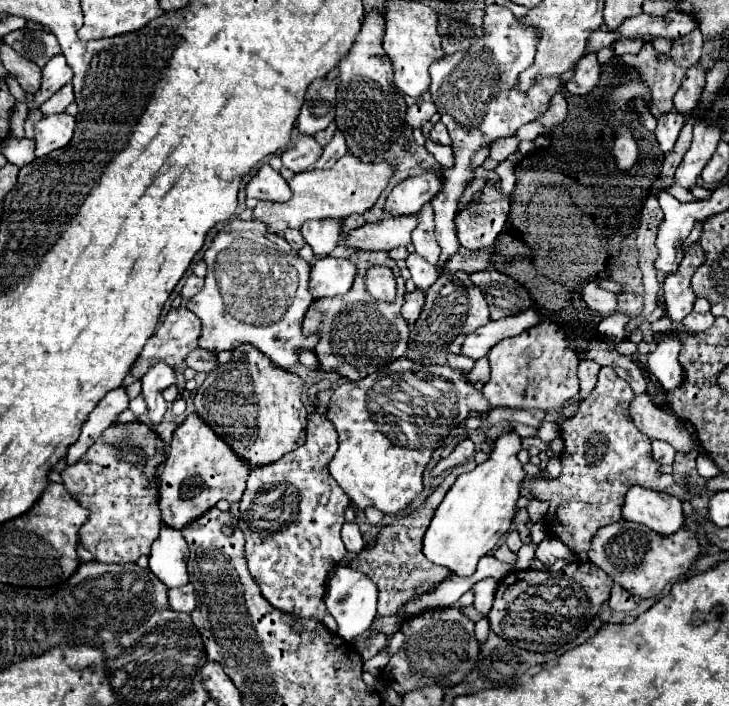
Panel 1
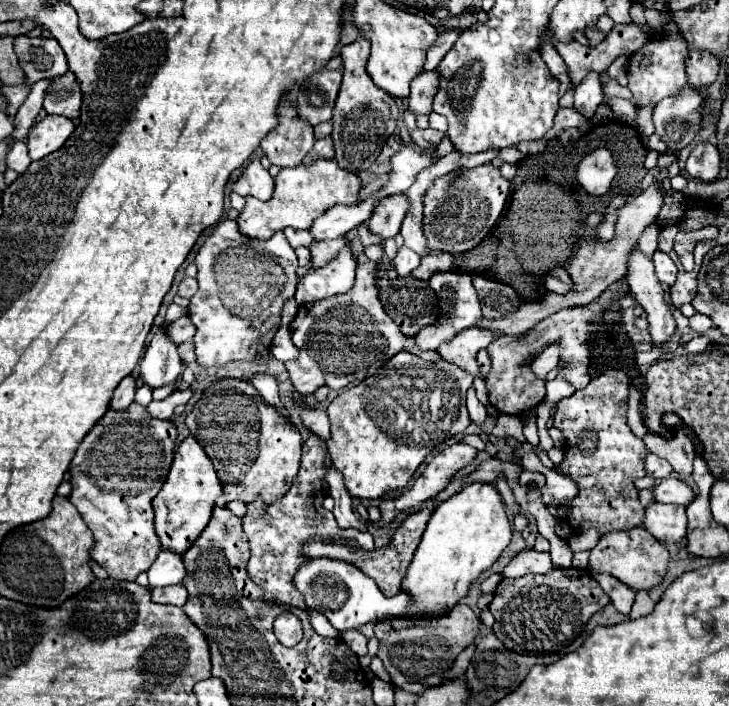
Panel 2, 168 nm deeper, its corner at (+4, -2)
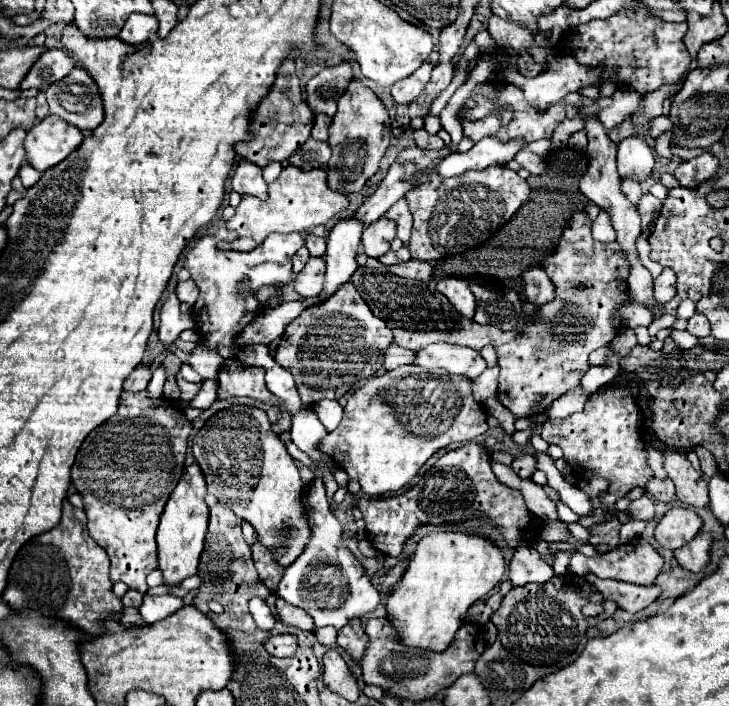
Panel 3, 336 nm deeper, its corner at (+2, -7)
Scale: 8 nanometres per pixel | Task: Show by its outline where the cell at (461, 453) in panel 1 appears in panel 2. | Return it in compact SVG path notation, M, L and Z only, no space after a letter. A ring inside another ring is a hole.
M453 444L445 448L441 454L437 454L425 468L425 472L415 480L415 484L405 490L397 498L387 498L379 504L381 510L381 520L379 526L385 522L391 522L397 512L415 508L419 502L433 498L437 492L441 492L449 478L463 466L467 466L475 458L477 450L467 446L467 444Z

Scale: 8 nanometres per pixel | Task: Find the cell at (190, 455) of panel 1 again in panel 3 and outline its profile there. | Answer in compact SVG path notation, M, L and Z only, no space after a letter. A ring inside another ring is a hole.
M197 463L185 469L185 475L177 483L175 491L171 493L165 511L161 515L161 523L157 529L157 547L159 547L159 569L165 579L165 587L171 589L181 583L181 579L197 575L199 571L199 557L203 551L203 539L207 533L209 523L209 507L205 503L205 477Z

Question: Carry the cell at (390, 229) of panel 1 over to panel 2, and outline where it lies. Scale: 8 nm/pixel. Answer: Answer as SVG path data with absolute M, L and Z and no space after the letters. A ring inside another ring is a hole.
M347 236L345 238L335 238L335 240L323 240L323 242L313 242L311 244L311 262L313 268L321 268L327 262L331 262L331 258L335 258L335 254L347 246Z

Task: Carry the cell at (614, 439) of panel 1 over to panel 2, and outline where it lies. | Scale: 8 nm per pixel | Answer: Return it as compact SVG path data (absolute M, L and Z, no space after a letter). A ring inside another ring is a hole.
M605 370L587 388L577 390L557 404L553 426L565 436L565 458L555 470L569 476L579 488L579 494L569 500L565 516L573 532L595 528L599 534L605 534L641 526L643 504L639 502L635 480L647 474L643 466L647 448L627 426L627 384L629 378L625 372Z

